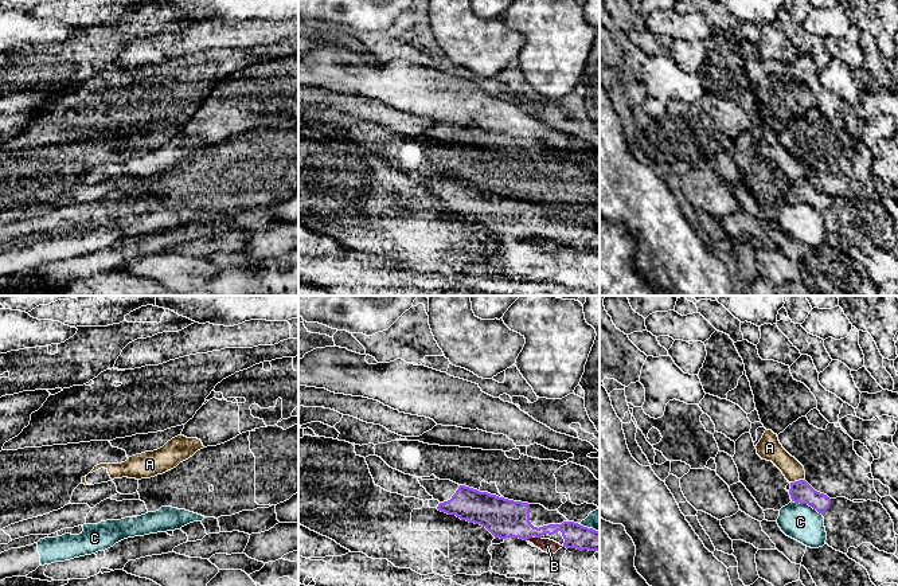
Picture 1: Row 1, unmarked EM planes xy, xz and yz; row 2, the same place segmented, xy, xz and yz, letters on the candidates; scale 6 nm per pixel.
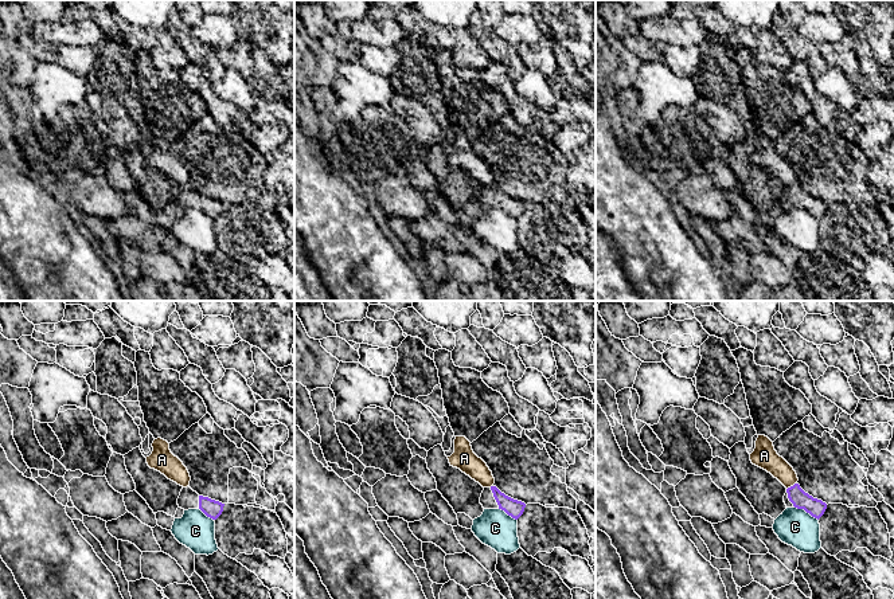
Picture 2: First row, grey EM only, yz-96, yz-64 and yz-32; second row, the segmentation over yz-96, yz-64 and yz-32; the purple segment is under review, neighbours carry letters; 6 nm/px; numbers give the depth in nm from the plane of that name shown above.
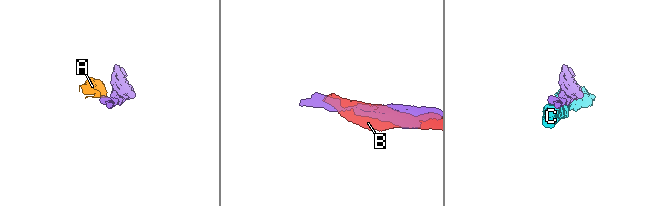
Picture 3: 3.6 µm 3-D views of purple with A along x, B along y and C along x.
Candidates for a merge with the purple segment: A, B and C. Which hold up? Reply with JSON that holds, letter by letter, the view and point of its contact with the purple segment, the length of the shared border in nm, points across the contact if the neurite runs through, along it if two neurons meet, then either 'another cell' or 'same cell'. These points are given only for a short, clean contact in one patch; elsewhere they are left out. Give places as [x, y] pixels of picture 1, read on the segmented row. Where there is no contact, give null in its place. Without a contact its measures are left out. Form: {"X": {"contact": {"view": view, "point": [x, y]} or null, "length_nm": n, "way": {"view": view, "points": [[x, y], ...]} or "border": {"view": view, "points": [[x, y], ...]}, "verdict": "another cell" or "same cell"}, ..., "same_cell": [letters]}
{"A": {"contact": {"view": "yz", "point": [796, 481]}, "length_nm": 80, "border": {"view": "yz", "points": [[803, 479], [791, 483]]}, "verdict": "another cell"}, "B": {"contact": {"view": "xz", "point": [538, 536]}, "length_nm": 40, "verdict": "another cell"}, "C": {"contact": {"view": "yz", "point": [807, 503]}, "length_nm": 200, "verdict": "another cell"}, "same_cell": []}

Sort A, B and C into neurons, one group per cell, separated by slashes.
A B / C

